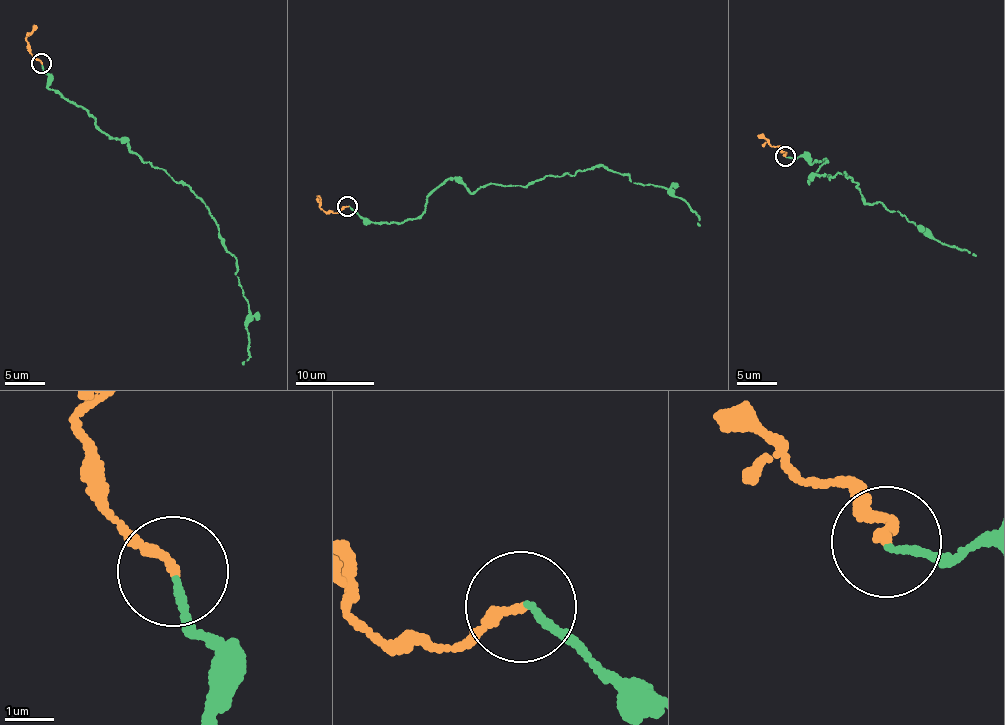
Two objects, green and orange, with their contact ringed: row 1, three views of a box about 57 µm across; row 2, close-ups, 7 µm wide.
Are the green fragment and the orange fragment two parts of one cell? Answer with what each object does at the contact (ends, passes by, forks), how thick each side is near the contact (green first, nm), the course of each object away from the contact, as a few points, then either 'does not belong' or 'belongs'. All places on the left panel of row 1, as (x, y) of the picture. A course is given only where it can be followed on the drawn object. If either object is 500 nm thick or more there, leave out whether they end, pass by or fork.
green ends; orange ends; calibres 120 and 190 nm; course green (41, 63), (49, 88), (95, 118), (96, 128), (188, 185), (218, 227), (234, 255), (248, 308), (244, 365); course orange (41, 63), (26, 38), (35, 25); belongs

